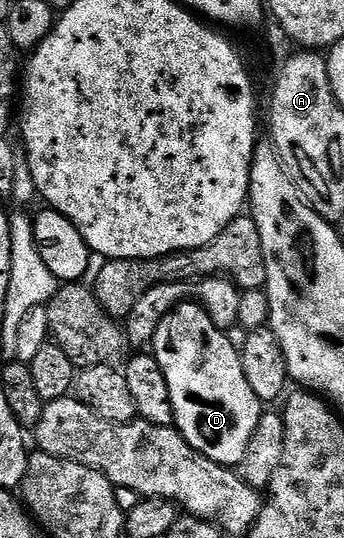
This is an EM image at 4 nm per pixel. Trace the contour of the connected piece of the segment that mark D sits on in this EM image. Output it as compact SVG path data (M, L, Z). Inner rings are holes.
M187 304L176 305L169 315L165 315L165 319L161 319L153 342L153 355L157 363L161 363L161 371L165 371L165 383L169 383L169 395L173 399L174 428L179 430L197 452L213 459L213 463L237 467L245 455L245 447L249 447L249 439L253 439L253 431L259 422L261 403L257 395L253 395L249 379L245 379L239 349L231 342L230 336L215 326L202 305Z

